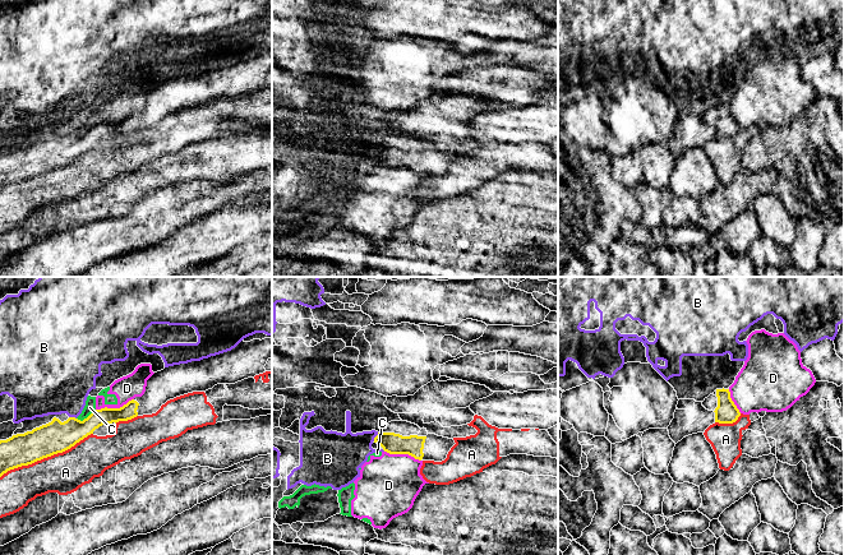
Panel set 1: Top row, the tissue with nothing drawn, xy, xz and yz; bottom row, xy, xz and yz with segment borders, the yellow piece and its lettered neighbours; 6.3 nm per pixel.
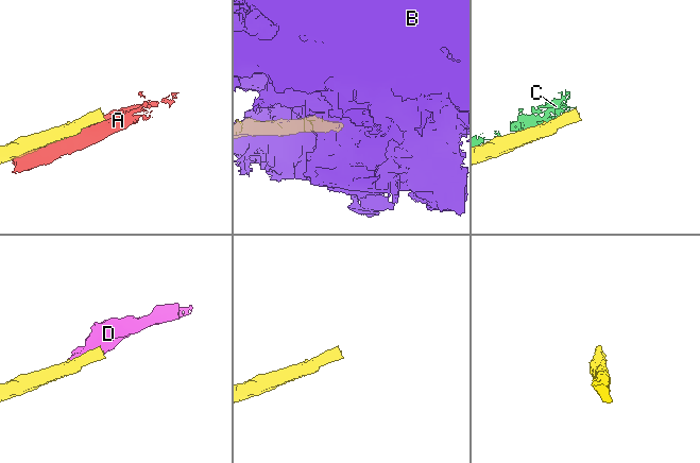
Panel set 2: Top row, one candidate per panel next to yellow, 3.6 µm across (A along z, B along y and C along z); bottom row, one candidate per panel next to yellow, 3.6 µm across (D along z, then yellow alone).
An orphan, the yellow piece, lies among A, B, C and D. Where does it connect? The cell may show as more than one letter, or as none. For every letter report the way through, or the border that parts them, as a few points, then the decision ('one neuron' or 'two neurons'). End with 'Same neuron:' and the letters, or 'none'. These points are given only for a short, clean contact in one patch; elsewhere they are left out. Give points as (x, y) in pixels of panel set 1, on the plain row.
A: two neurons
B: two neurons
C: two neurons
D: border xy (133, 112), (119, 121), (101, 121), (96, 124); two neurons
Same neuron: none

